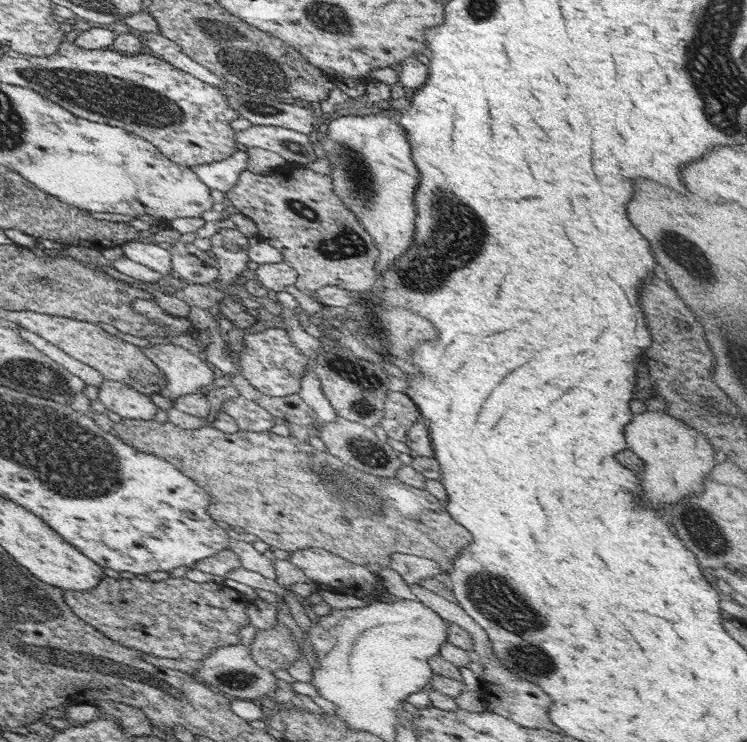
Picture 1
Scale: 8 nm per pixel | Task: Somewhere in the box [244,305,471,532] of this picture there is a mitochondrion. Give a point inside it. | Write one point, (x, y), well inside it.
(365, 404)

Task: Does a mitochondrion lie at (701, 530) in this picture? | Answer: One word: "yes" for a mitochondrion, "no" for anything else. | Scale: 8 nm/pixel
yes

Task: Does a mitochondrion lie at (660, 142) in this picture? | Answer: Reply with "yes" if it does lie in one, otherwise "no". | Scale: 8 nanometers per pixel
no

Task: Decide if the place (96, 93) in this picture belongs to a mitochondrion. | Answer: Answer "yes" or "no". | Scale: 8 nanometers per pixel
yes

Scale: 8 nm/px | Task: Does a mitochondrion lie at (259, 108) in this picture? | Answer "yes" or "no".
yes

